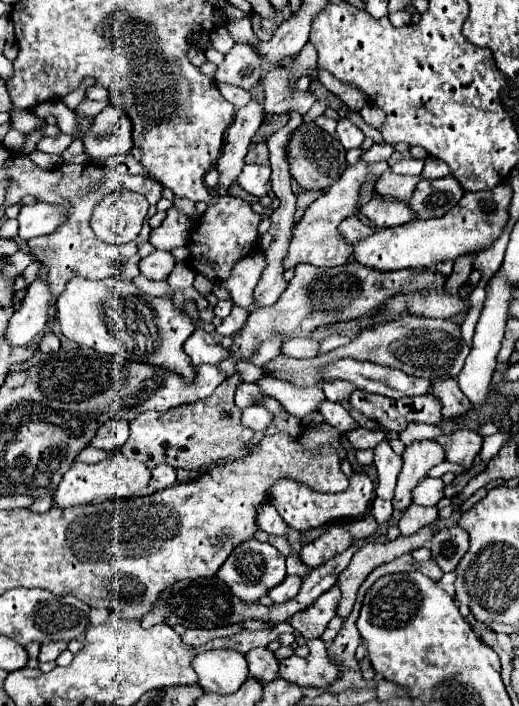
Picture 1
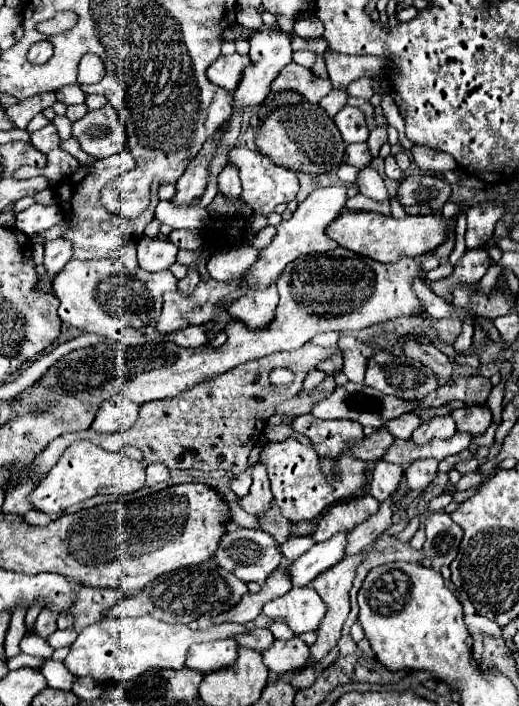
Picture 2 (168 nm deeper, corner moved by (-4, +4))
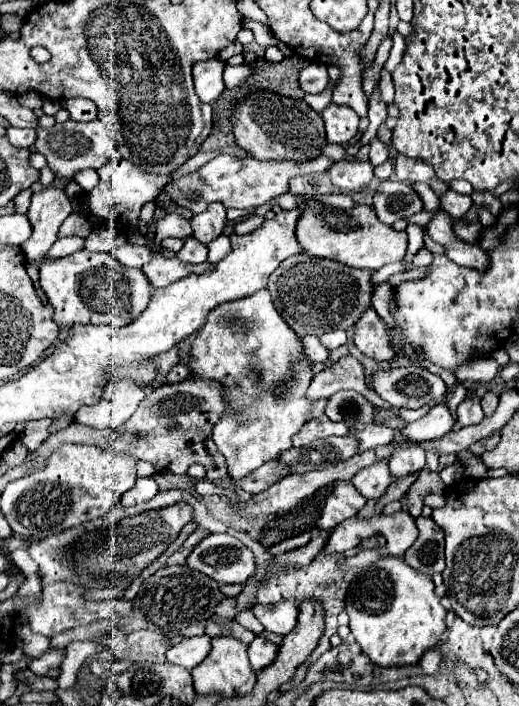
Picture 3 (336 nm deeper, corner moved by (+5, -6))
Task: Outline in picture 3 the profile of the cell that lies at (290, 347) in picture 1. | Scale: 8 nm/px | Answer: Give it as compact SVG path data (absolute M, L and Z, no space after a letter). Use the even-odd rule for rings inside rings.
M335 329L335 331L323 333L323 335L321 335L321 341L323 341L323 345L331 351L331 349L335 349L335 347L339 347L339 345L347 343L347 333L345 333L345 331Z

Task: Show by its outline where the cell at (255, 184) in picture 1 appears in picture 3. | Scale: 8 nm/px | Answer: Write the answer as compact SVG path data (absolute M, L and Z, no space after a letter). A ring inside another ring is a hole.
M217 155L211 161L207 161L203 167L199 167L197 171L165 185L161 191L169 195L169 199L183 207L189 209L193 215L205 211L211 203L223 203L227 209L257 209L261 205L265 205L267 201L271 201L277 195L287 193L287 181L295 175L305 175L305 173L323 173L331 167L331 159L325 155L319 155L307 163L291 163L289 159L285 161L259 161L259 159L239 159L239 157L231 157L231 155ZM187 189L195 189L201 191L201 199L191 203L187 197L183 197L183 193Z

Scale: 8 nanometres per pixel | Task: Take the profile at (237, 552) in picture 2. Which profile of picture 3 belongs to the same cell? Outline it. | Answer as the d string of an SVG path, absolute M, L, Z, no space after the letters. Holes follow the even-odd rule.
M211 533L195 545L187 565L217 583L245 583L255 571L255 557L239 539L227 533Z

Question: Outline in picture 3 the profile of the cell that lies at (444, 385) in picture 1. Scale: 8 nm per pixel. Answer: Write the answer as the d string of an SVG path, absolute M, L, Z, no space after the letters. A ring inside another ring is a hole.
M367 309L361 317L359 323L353 327L353 341L355 347L363 353L369 355L371 359L377 361L393 361L397 357L395 349L389 345L389 333L387 325L379 319L379 315L373 309Z

